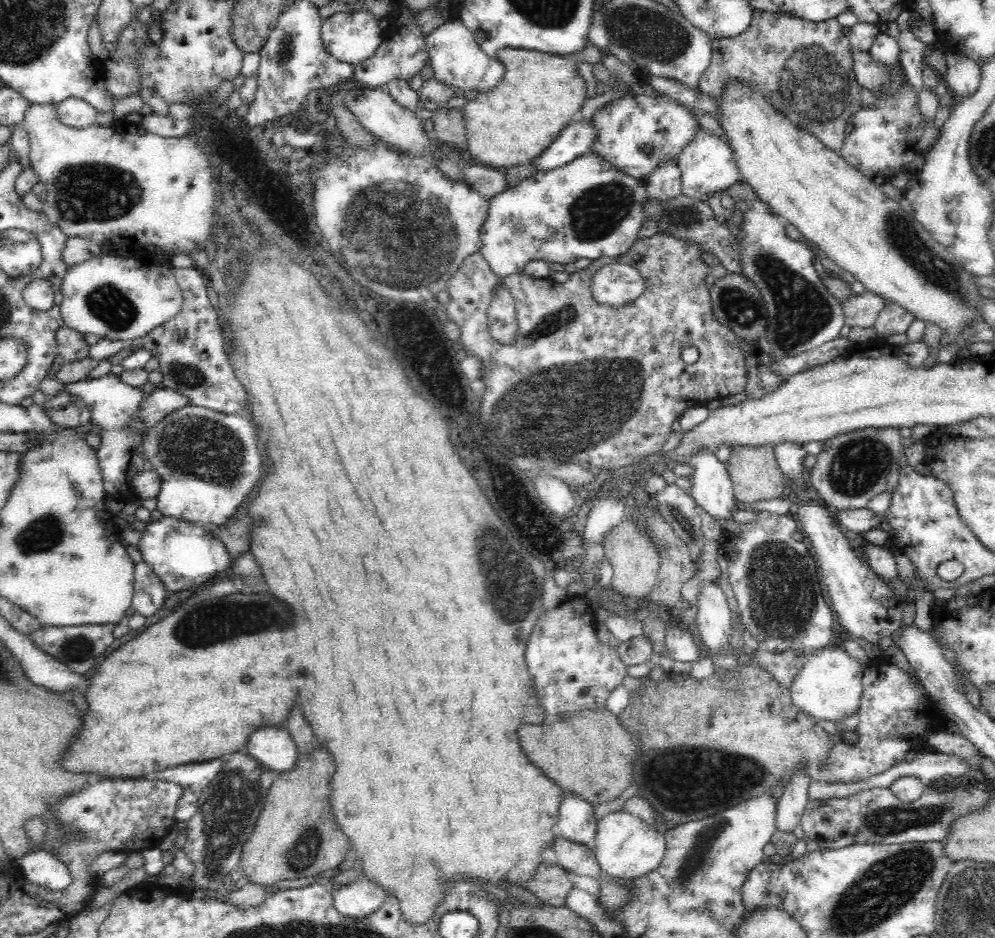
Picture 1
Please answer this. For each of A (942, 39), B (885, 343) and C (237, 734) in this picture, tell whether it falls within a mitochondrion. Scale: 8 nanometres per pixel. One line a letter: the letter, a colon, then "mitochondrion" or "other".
A: other
B: other
C: other

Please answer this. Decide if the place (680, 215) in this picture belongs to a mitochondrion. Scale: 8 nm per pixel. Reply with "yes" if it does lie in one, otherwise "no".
yes

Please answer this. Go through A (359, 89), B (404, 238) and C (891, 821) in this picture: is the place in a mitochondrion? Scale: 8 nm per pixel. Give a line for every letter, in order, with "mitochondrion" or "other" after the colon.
A: other
B: mitochondrion
C: mitochondrion

